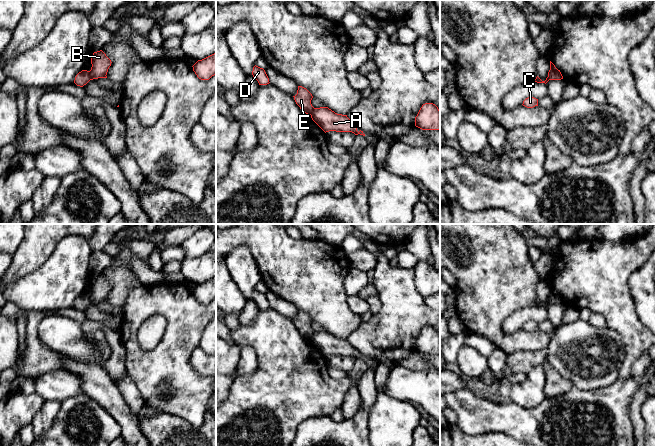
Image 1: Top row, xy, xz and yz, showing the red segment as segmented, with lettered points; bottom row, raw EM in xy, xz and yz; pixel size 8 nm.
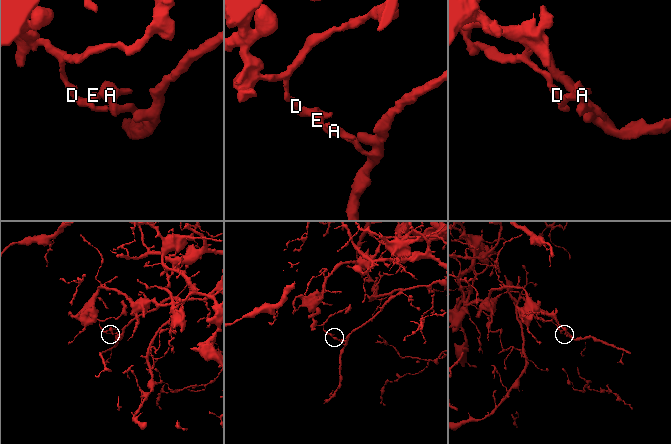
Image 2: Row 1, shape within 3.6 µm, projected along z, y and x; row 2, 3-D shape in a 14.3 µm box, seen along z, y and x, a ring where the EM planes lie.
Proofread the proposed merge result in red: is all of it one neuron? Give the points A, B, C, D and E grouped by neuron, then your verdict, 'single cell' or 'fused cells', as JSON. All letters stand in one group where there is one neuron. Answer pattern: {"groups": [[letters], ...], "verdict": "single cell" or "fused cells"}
{"groups": [["A", "B"], ["C", "D", "E"]], "verdict": "fused cells"}

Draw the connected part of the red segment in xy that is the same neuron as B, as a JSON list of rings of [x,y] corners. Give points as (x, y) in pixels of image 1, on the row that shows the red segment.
[[[102,50],[94,52],[91,57],[92,67],[89,71],[91,80],[98,78],[107,78],[106,75],[109,67],[111,66],[111,63],[111,60]]]

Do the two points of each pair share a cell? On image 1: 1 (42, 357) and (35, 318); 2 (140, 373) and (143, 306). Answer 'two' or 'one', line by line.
1: one
2: one

